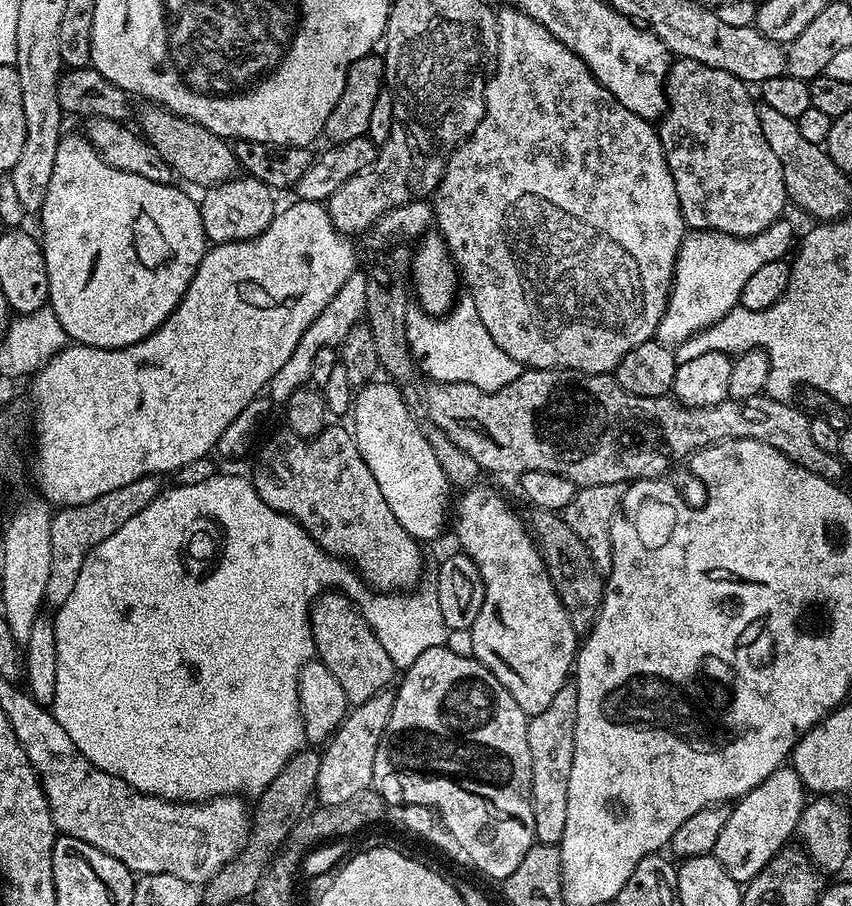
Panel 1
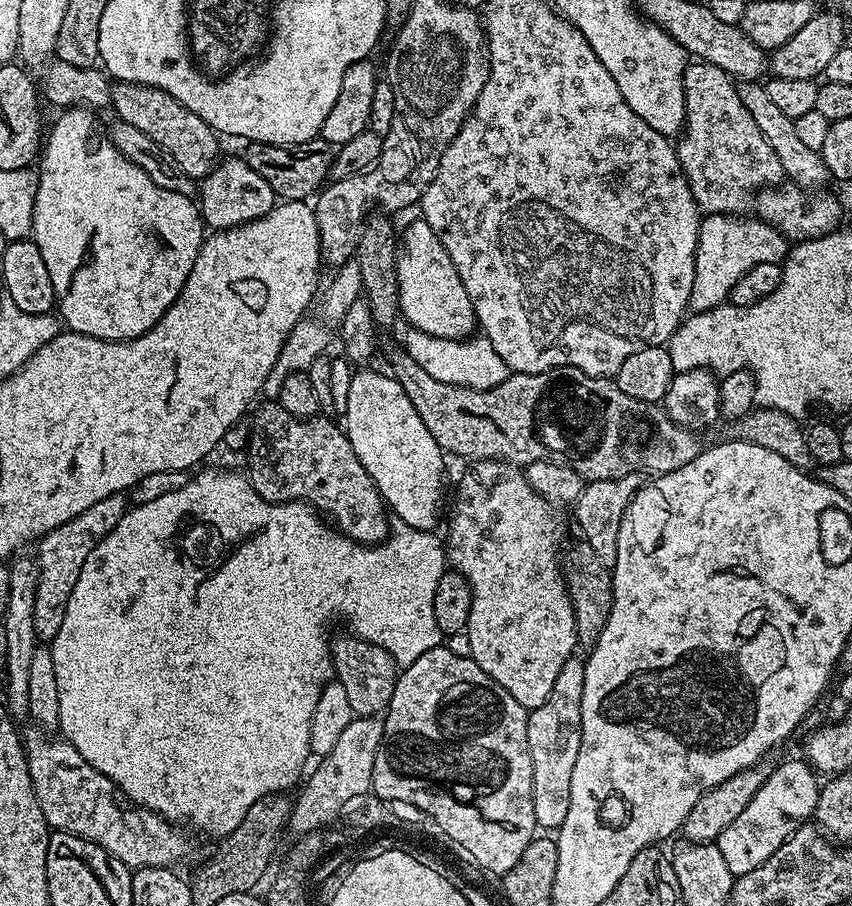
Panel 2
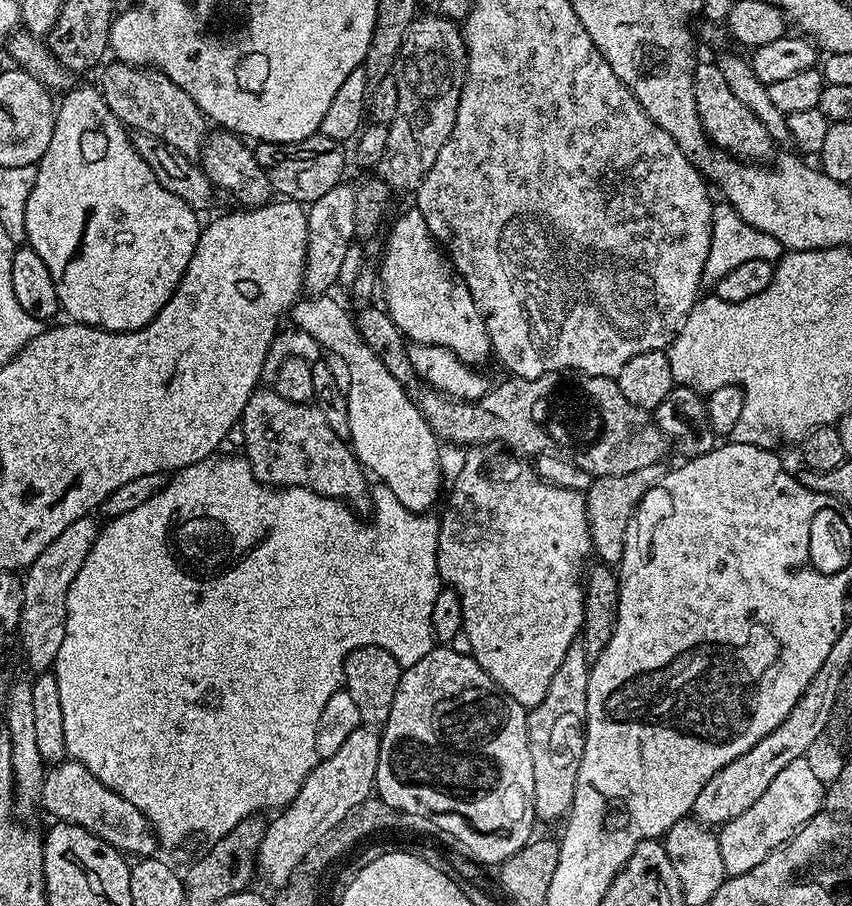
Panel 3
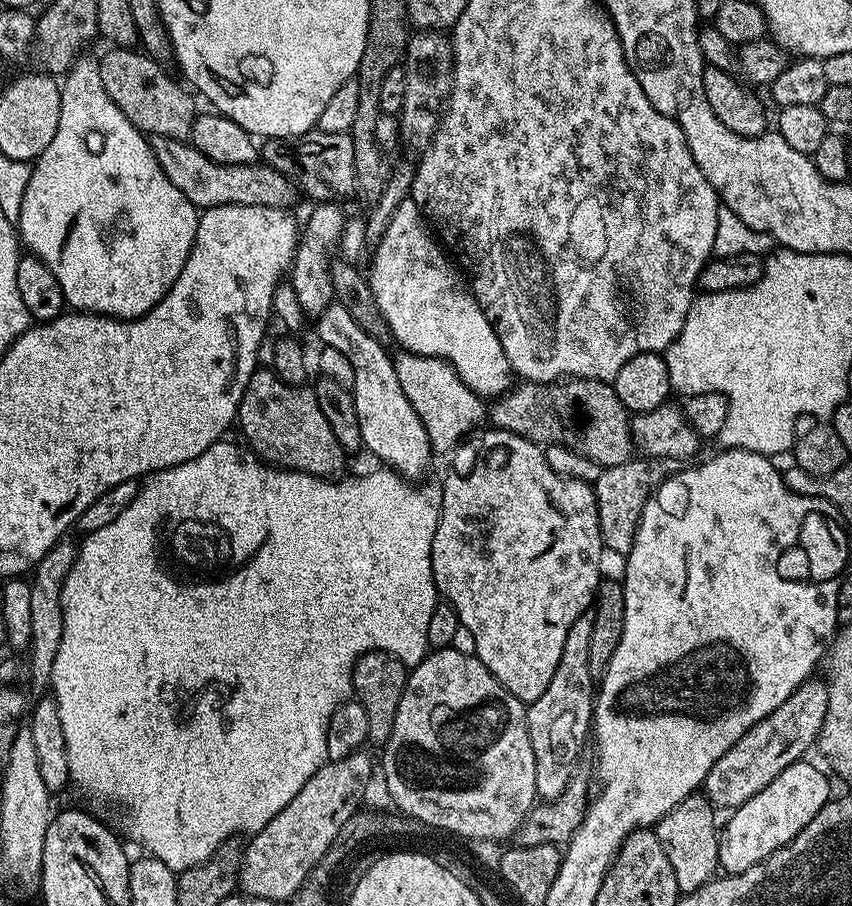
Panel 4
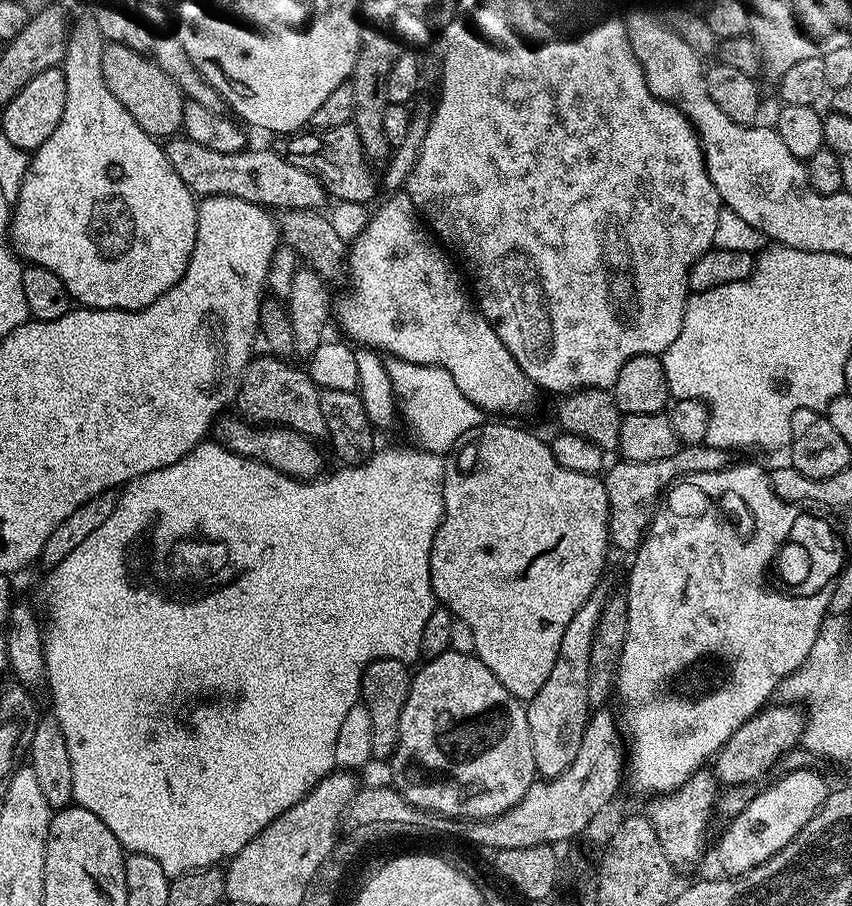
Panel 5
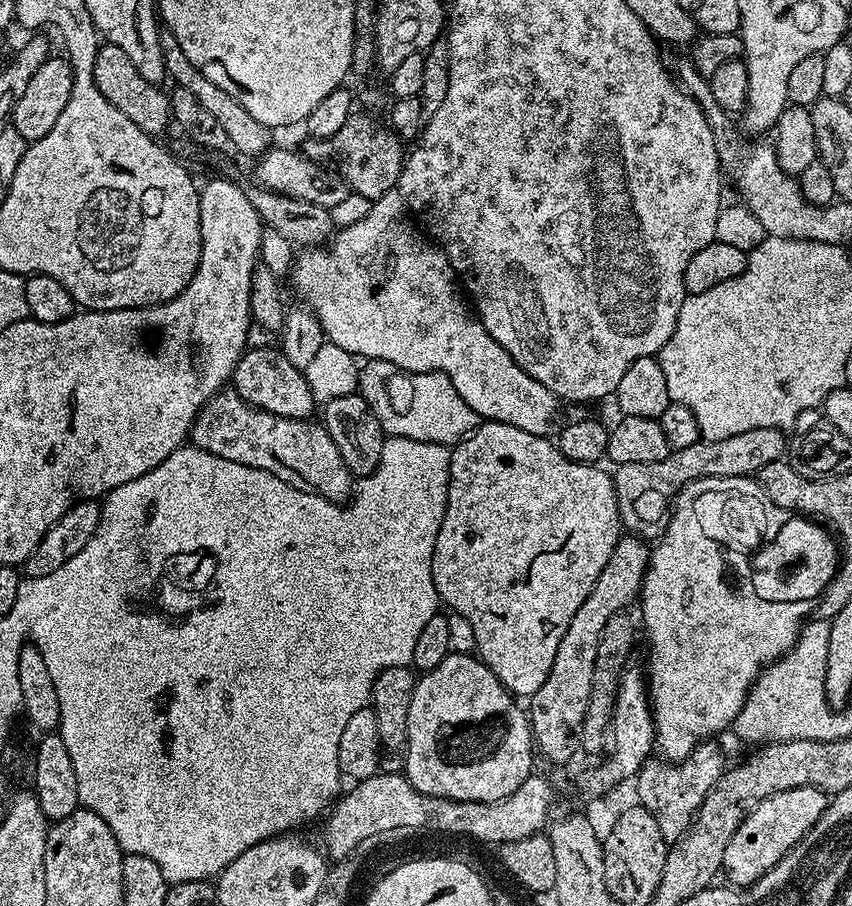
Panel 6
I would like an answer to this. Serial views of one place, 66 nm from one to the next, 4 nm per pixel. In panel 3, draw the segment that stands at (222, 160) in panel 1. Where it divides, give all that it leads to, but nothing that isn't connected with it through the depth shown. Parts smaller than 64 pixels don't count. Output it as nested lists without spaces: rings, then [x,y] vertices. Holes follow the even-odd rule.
[[[111,61],[105,65],[98,87],[103,100],[121,124],[131,131],[154,134],[176,152],[193,160],[199,157],[208,133],[208,120],[197,103],[159,69]]]

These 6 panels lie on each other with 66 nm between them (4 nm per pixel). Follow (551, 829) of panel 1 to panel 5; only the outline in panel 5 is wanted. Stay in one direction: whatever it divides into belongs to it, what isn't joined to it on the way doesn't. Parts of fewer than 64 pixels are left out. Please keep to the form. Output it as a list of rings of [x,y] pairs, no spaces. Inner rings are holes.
[[[598,586],[580,607],[578,614],[570,618],[570,626],[566,626],[566,634],[562,634],[562,646],[558,646],[558,658],[554,658],[554,670],[550,670],[550,678],[546,678],[546,682],[542,682],[542,690],[538,690],[538,694],[527,701],[530,742],[536,770],[541,777],[561,776],[572,765],[574,758],[578,758],[578,746],[582,746],[582,734],[590,719],[590,646],[594,642],[594,630],[609,595],[609,589]]]

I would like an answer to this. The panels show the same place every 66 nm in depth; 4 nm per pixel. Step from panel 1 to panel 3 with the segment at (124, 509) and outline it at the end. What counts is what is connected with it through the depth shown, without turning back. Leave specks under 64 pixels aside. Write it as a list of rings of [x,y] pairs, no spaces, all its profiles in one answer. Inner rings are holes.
[[[91,515],[83,516],[75,520],[50,546],[46,546],[43,554],[32,563],[28,575],[48,576],[45,580],[39,580],[36,576],[25,575],[24,601],[20,611],[20,644],[28,655],[28,664],[35,670],[44,670],[55,665],[56,655],[62,646],[62,638],[66,638],[66,602],[63,593],[68,591],[68,584],[74,582],[78,570],[82,566],[84,556],[90,554],[90,550],[96,541],[98,524],[92,521]]]

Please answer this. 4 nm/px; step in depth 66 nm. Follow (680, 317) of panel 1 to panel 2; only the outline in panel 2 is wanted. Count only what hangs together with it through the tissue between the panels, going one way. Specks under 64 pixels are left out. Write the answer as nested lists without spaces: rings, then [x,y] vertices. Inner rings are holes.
[[[722,214],[705,215],[700,221],[700,237],[696,247],[696,269],[694,286],[690,294],[689,305],[692,312],[705,312],[717,308],[728,300],[730,290],[746,270],[756,264],[770,262],[783,265],[788,256],[790,241],[777,228],[765,220],[752,218],[744,220],[743,215],[723,216]]]

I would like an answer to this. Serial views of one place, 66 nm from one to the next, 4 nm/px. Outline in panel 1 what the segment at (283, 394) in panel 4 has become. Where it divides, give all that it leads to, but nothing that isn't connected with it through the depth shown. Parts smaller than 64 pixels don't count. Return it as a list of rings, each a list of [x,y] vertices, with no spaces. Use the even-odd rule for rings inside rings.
[[[324,427],[310,440],[303,440],[298,434],[287,430],[281,430],[277,436],[270,437],[261,446],[256,456],[256,465],[250,471],[254,490],[258,498],[266,502],[266,506],[298,521],[306,534],[310,534],[310,538],[322,546],[322,550],[349,561],[369,589],[387,593],[411,589],[421,579],[420,571],[424,568],[424,556],[420,553],[421,541],[404,530],[390,510],[389,503],[379,490],[377,479],[359,453],[353,433],[347,427],[332,427]]]

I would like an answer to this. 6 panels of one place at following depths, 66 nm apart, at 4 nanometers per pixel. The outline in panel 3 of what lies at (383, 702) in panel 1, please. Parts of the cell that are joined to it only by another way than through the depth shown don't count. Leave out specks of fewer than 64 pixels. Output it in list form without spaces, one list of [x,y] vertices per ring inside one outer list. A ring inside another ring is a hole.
[[[361,726],[354,730],[354,734],[350,734],[350,738],[346,738],[344,745],[335,754],[330,754],[330,758],[316,763],[314,770],[310,770],[306,782],[302,782],[302,790],[298,790],[295,798],[273,815],[276,816],[273,820],[267,821],[262,834],[262,844],[258,846],[256,855],[256,867],[259,875],[264,875],[270,883],[276,884],[275,886],[287,884],[288,879],[300,869],[300,865],[312,856],[312,847],[323,836],[330,834],[330,830],[334,830],[334,826],[338,826],[338,822],[342,822],[342,818],[346,818],[346,814],[350,814],[350,810],[359,808],[365,800],[373,795],[376,787],[379,749],[380,732],[372,726]]]

